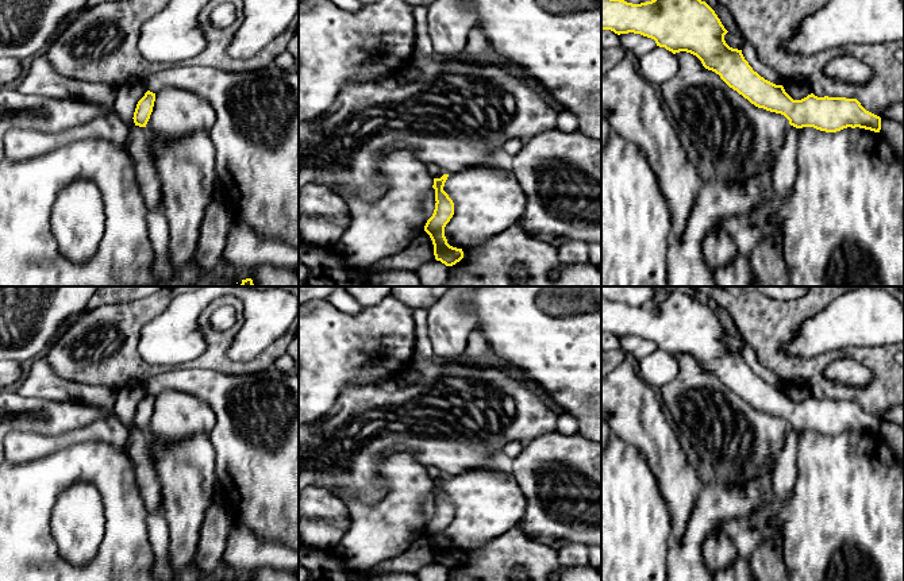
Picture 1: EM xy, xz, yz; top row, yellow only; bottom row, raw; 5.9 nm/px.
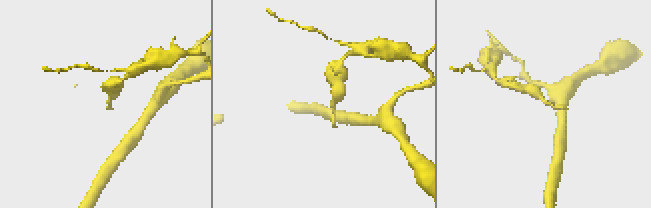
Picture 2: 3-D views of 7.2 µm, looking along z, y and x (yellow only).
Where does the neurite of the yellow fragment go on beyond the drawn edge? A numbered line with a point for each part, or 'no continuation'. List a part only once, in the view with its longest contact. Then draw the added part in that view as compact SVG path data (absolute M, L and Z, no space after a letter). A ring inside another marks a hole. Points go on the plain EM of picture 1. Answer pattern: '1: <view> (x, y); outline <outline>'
no continuation

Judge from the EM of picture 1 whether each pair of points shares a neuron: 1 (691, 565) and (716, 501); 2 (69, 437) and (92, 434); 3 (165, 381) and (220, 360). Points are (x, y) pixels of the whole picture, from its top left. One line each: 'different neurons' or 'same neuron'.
1: same neuron
2: same neuron
3: different neurons

